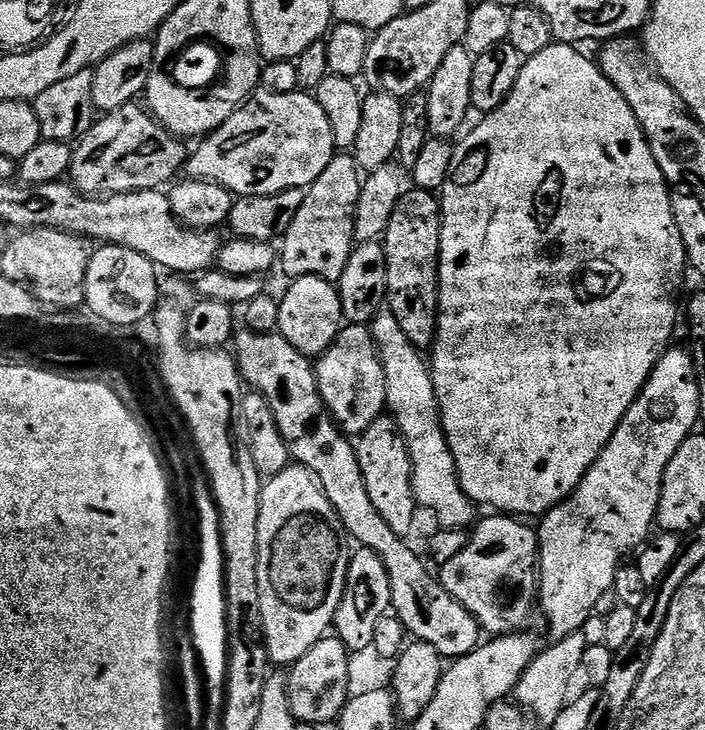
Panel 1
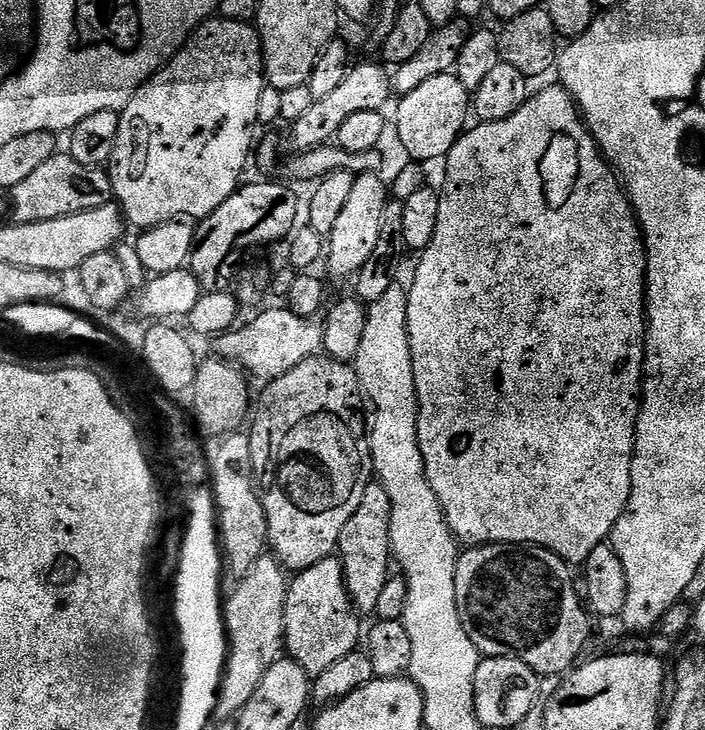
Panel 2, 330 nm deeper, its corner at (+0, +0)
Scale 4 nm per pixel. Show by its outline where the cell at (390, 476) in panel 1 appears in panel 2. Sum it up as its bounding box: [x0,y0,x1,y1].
[338,483,394,613]

